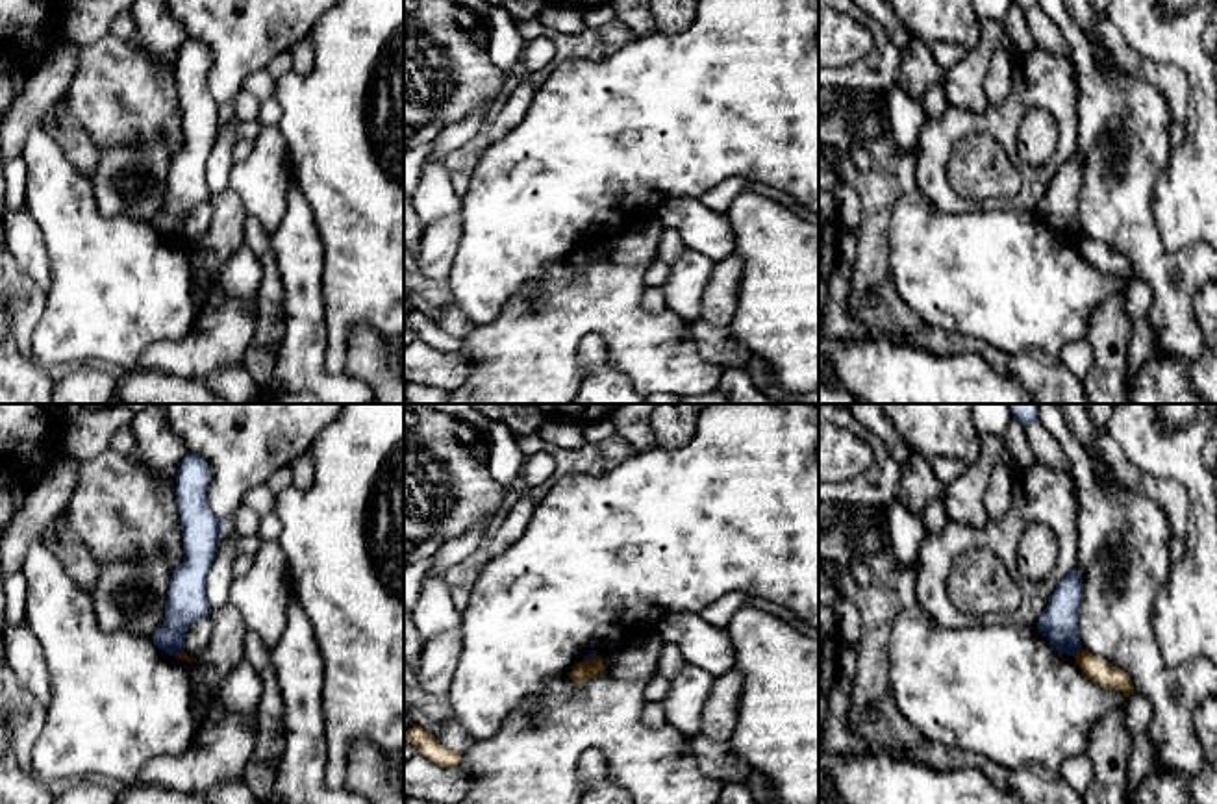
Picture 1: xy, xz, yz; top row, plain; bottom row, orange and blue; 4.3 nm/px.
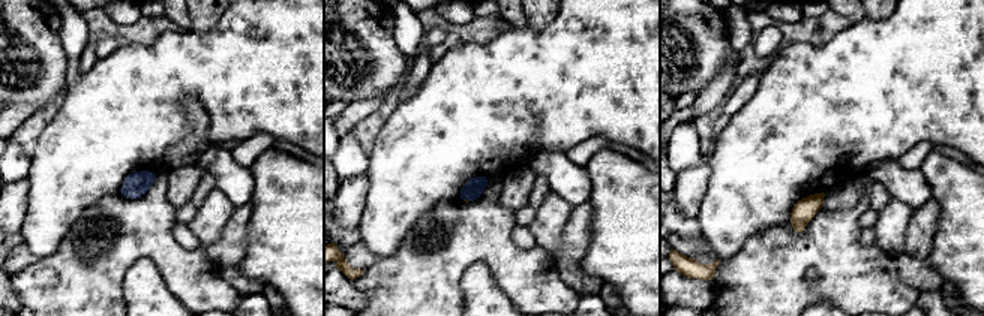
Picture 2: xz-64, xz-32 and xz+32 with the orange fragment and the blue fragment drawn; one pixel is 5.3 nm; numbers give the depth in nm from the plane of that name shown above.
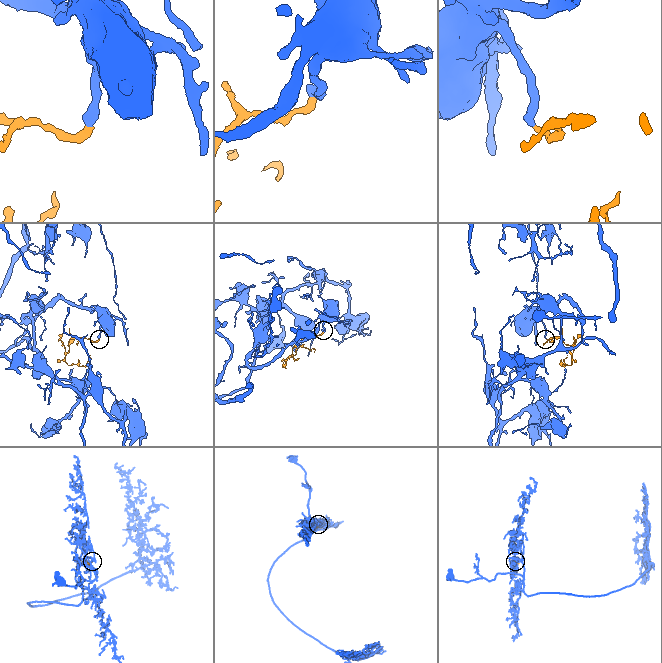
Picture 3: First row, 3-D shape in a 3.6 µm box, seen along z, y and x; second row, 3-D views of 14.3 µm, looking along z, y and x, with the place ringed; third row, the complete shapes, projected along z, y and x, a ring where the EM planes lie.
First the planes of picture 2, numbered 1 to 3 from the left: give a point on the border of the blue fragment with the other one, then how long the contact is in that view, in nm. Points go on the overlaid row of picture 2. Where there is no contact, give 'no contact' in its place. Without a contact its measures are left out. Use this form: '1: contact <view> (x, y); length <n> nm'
1: no contact
2: contact xz-32 (465, 199); length 30 nm
3: no contact

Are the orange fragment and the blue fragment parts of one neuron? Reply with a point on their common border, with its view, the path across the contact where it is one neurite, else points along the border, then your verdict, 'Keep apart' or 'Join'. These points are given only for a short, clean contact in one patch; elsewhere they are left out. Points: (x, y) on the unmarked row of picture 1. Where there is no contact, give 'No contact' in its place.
Touches orange at yz (1078, 236). Boundary: yz (1080, 234), (1073, 239). Keep apart

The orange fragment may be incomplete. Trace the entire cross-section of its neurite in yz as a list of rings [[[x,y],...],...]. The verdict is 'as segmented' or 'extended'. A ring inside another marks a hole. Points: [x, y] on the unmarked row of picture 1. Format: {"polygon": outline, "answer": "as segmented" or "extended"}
{"polygon": [[[1078,235],[1074,245],[1082,258],[1095,269],[1106,274],[1123,276],[1126,282],[1134,278],[1132,263],[1124,254],[1113,252],[1087,235]]], "answer": "as segmented"}

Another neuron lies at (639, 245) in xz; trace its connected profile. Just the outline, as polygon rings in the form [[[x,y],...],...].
[[[656,213],[634,222],[628,232],[619,237],[619,243],[609,252],[615,263],[646,265],[656,259],[663,222]]]

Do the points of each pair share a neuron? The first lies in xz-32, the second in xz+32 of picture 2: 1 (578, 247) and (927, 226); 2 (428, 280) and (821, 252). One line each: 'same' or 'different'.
1: same
2: same

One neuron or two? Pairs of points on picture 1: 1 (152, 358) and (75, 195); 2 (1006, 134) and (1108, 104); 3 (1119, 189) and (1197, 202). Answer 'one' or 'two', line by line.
1: two
2: two
3: two

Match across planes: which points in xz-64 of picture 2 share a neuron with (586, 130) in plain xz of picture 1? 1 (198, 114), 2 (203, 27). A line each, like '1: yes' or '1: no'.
1: no
2: no

